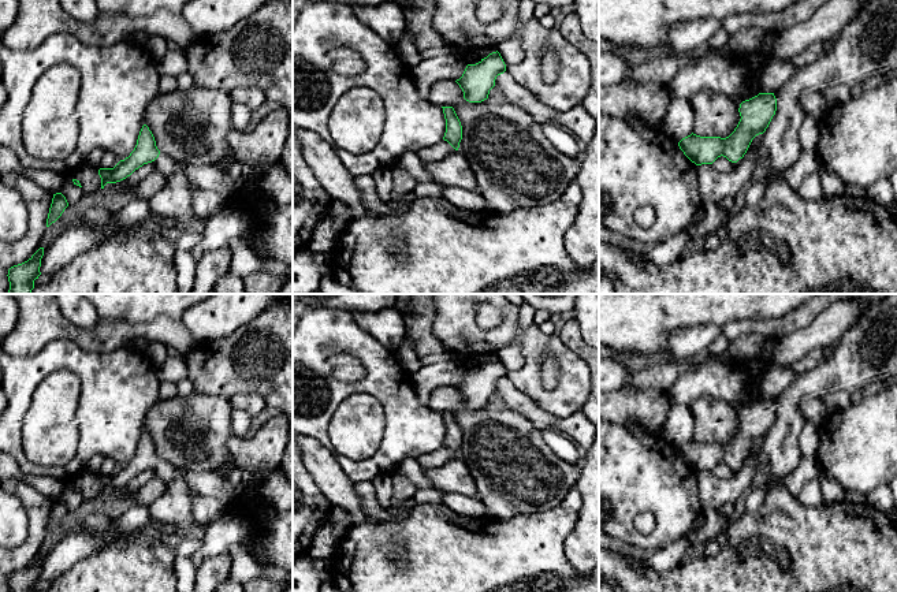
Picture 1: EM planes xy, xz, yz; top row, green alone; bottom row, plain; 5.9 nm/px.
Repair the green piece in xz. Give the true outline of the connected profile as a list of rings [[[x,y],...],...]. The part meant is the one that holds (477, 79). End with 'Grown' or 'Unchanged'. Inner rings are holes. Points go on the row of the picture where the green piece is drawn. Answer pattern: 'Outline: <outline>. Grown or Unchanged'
Outline: [[[492,52],[476,64],[468,64],[462,77],[455,82],[469,103],[481,103],[488,98],[490,90],[495,86],[498,75],[506,71],[500,53]]]. Unchanged

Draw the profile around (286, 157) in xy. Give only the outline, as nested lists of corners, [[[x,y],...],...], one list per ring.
[[[293,133],[289,134],[284,142],[279,164],[293,178]]]

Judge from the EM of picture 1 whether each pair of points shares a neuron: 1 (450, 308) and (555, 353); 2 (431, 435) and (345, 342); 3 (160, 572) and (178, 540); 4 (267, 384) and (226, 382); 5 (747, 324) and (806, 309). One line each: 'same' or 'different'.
1: same
2: same
3: different
4: same
5: same

